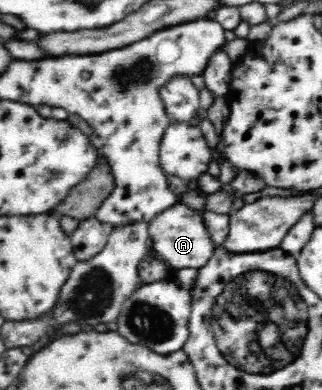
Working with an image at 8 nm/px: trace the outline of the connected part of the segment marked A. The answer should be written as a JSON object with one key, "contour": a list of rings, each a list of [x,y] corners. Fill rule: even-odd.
{"contour":[[[178,202],[148,222],[148,235],[151,253],[173,271],[183,268],[203,268],[216,249],[204,226],[201,213]]]}

